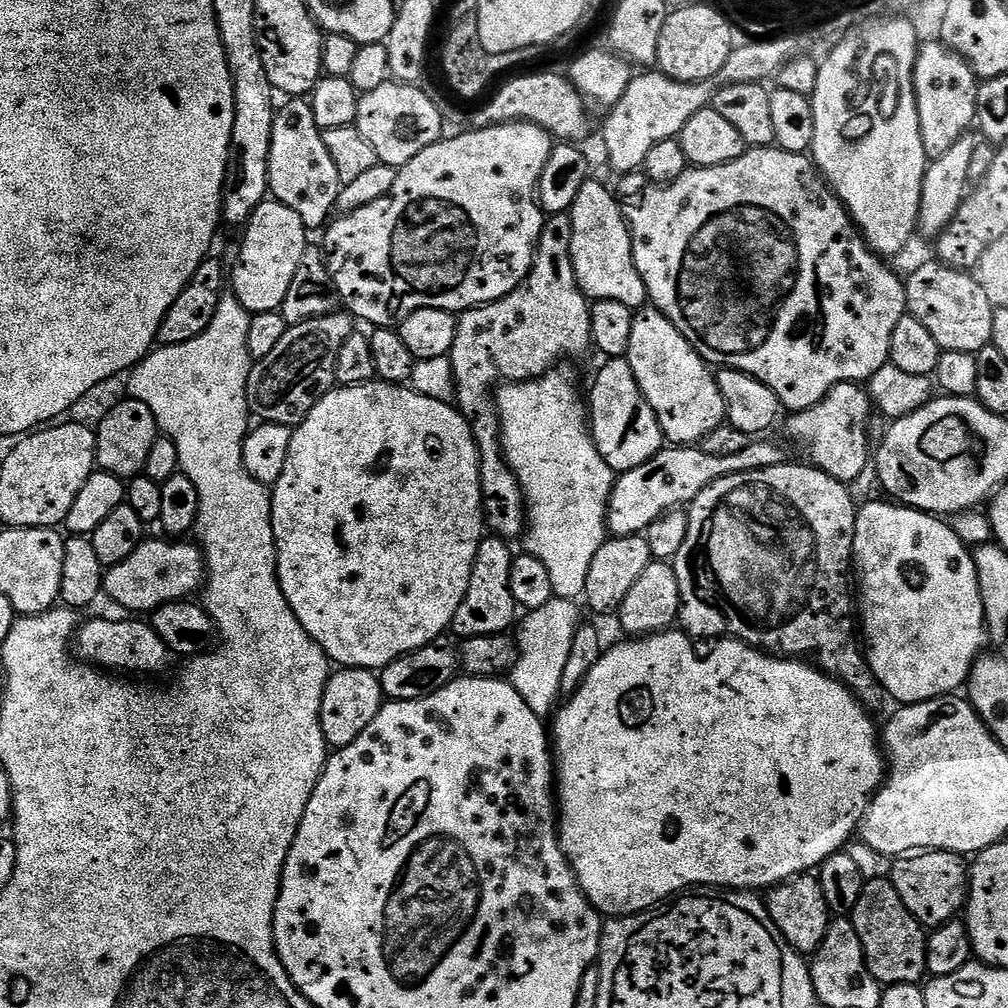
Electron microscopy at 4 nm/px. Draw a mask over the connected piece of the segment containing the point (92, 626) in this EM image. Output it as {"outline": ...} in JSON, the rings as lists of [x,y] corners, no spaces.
{"outline":[[[124,618],[128,620],[88,620],[79,625],[74,637],[74,648],[81,661],[93,666],[99,666],[104,670],[120,670],[116,668],[129,668],[132,672],[160,672],[168,664],[170,653],[168,647],[158,638],[151,623],[142,621],[140,618]]]}

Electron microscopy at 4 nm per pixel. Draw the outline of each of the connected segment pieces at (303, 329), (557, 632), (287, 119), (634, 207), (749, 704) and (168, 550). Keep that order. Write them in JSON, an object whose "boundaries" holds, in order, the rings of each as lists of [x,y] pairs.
{"boundaries":[[[[344,310],[291,325],[274,351],[252,365],[248,379],[249,413],[265,424],[300,424],[336,384],[338,350],[342,350],[342,342],[346,342],[353,331],[353,317]]],[[[553,598],[546,602],[546,606],[538,606],[538,610],[528,612],[525,620],[519,621],[520,633],[515,633],[514,636],[517,654],[516,664],[510,673],[510,682],[514,690],[522,694],[526,706],[530,706],[530,710],[534,710],[534,714],[542,718],[553,715],[562,696],[560,687],[566,662],[570,659],[570,642],[574,642],[576,629],[582,623],[582,617],[576,607],[571,600]]],[[[292,98],[288,104],[276,108],[276,117],[270,138],[268,159],[268,191],[271,199],[290,206],[302,218],[309,230],[323,229],[333,219],[340,200],[342,185],[338,169],[326,151],[326,142],[318,122],[314,122],[314,110],[304,98]]],[[[769,146],[767,148],[749,147],[738,158],[734,158],[734,162],[726,162],[722,166],[710,166],[709,168],[690,166],[673,184],[663,186],[654,184],[643,174],[628,174],[621,180],[624,181],[621,182],[620,188],[618,187],[618,199],[624,209],[624,219],[628,221],[628,227],[632,229],[632,253],[634,254],[634,262],[638,266],[638,274],[642,274],[642,282],[646,282],[646,290],[648,291],[651,307],[657,308],[666,318],[670,318],[670,322],[674,322],[674,326],[678,326],[678,330],[682,330],[686,342],[690,342],[690,346],[694,346],[696,353],[698,353],[709,366],[719,366],[721,369],[733,368],[739,372],[750,374],[754,378],[758,378],[758,382],[762,382],[766,386],[770,386],[770,390],[774,390],[774,394],[780,399],[781,409],[793,413],[801,412],[817,404],[835,384],[867,382],[874,374],[878,374],[878,370],[882,370],[884,364],[889,363],[890,338],[894,334],[894,326],[898,326],[898,322],[908,312],[908,299],[904,293],[905,281],[901,279],[901,277],[899,280],[899,278],[884,265],[887,263],[868,247],[867,242],[864,241],[864,237],[860,235],[859,228],[856,227],[855,222],[853,222],[851,216],[849,216],[848,209],[845,208],[844,203],[836,197],[835,192],[829,188],[827,180],[820,175],[815,163],[813,163],[807,155],[799,152],[787,152],[775,146]]],[[[665,630],[624,639],[628,640],[613,648],[612,645],[605,647],[594,670],[586,674],[578,691],[559,705],[551,721],[553,724],[550,724],[550,736],[554,741],[554,784],[558,789],[560,845],[581,890],[597,912],[608,918],[632,916],[635,912],[657,907],[693,886],[767,890],[793,876],[819,869],[830,854],[843,852],[849,847],[864,822],[868,805],[886,779],[886,756],[878,735],[878,724],[876,728],[875,722],[868,717],[871,716],[869,709],[842,681],[827,676],[803,659],[773,656],[743,640],[721,639],[705,660],[699,660],[693,637],[683,630]]],[[[145,539],[130,558],[111,565],[104,573],[104,592],[128,614],[151,614],[175,600],[187,600],[201,591],[206,580],[204,553],[195,543]]]]}

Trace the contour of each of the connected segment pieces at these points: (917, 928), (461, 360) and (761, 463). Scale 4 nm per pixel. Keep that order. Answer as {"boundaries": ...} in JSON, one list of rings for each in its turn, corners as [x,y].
{"boundaries":[[[[891,879],[867,881],[862,898],[858,898],[858,906],[854,906],[850,919],[854,930],[858,930],[858,938],[862,938],[866,966],[881,986],[920,984],[925,979],[928,970],[925,929],[916,921],[914,914],[906,910]]],[[[558,212],[549,215],[544,222],[544,229],[540,235],[540,241],[536,243],[536,256],[532,259],[532,269],[528,271],[528,276],[520,283],[520,285],[510,294],[506,294],[500,300],[495,300],[489,304],[483,304],[481,308],[471,308],[468,312],[459,313],[456,322],[456,333],[454,334],[454,346],[450,353],[452,362],[452,373],[456,379],[456,395],[455,403],[458,410],[466,418],[466,422],[470,426],[470,430],[474,434],[474,442],[477,450],[480,451],[480,497],[484,503],[484,522],[487,531],[493,536],[498,536],[502,540],[509,542],[519,541],[526,531],[526,509],[524,507],[524,495],[520,489],[518,478],[512,472],[512,467],[506,462],[504,457],[504,449],[500,447],[500,416],[496,413],[496,402],[493,396],[494,389],[505,383],[515,382],[518,380],[536,380],[540,376],[545,376],[547,372],[553,371],[557,367],[556,364],[563,356],[580,356],[587,348],[593,347],[592,331],[590,330],[590,314],[592,309],[590,301],[584,292],[578,286],[576,275],[574,274],[574,266],[572,265],[572,255],[570,254],[570,238],[574,234],[574,226],[572,225],[572,217],[568,212]]],[[[756,438],[746,450],[739,451],[730,457],[716,457],[708,454],[700,446],[665,446],[650,462],[638,466],[629,472],[621,472],[616,477],[616,485],[612,487],[612,497],[608,503],[608,531],[612,536],[634,536],[647,532],[648,527],[658,518],[662,518],[668,512],[675,512],[691,505],[696,495],[706,486],[710,486],[715,480],[723,476],[732,476],[736,472],[757,472],[763,468],[773,468],[785,463],[789,459],[788,452],[780,444],[775,444],[768,438]]]]}

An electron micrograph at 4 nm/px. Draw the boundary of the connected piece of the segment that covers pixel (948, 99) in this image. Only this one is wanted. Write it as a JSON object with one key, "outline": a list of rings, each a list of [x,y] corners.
{"outline":[[[924,42],[916,53],[912,81],[916,91],[922,146],[929,161],[937,160],[946,154],[946,150],[950,150],[950,146],[954,146],[954,142],[958,142],[958,138],[969,135],[975,125],[978,77],[974,69],[954,50],[939,42]]]}

